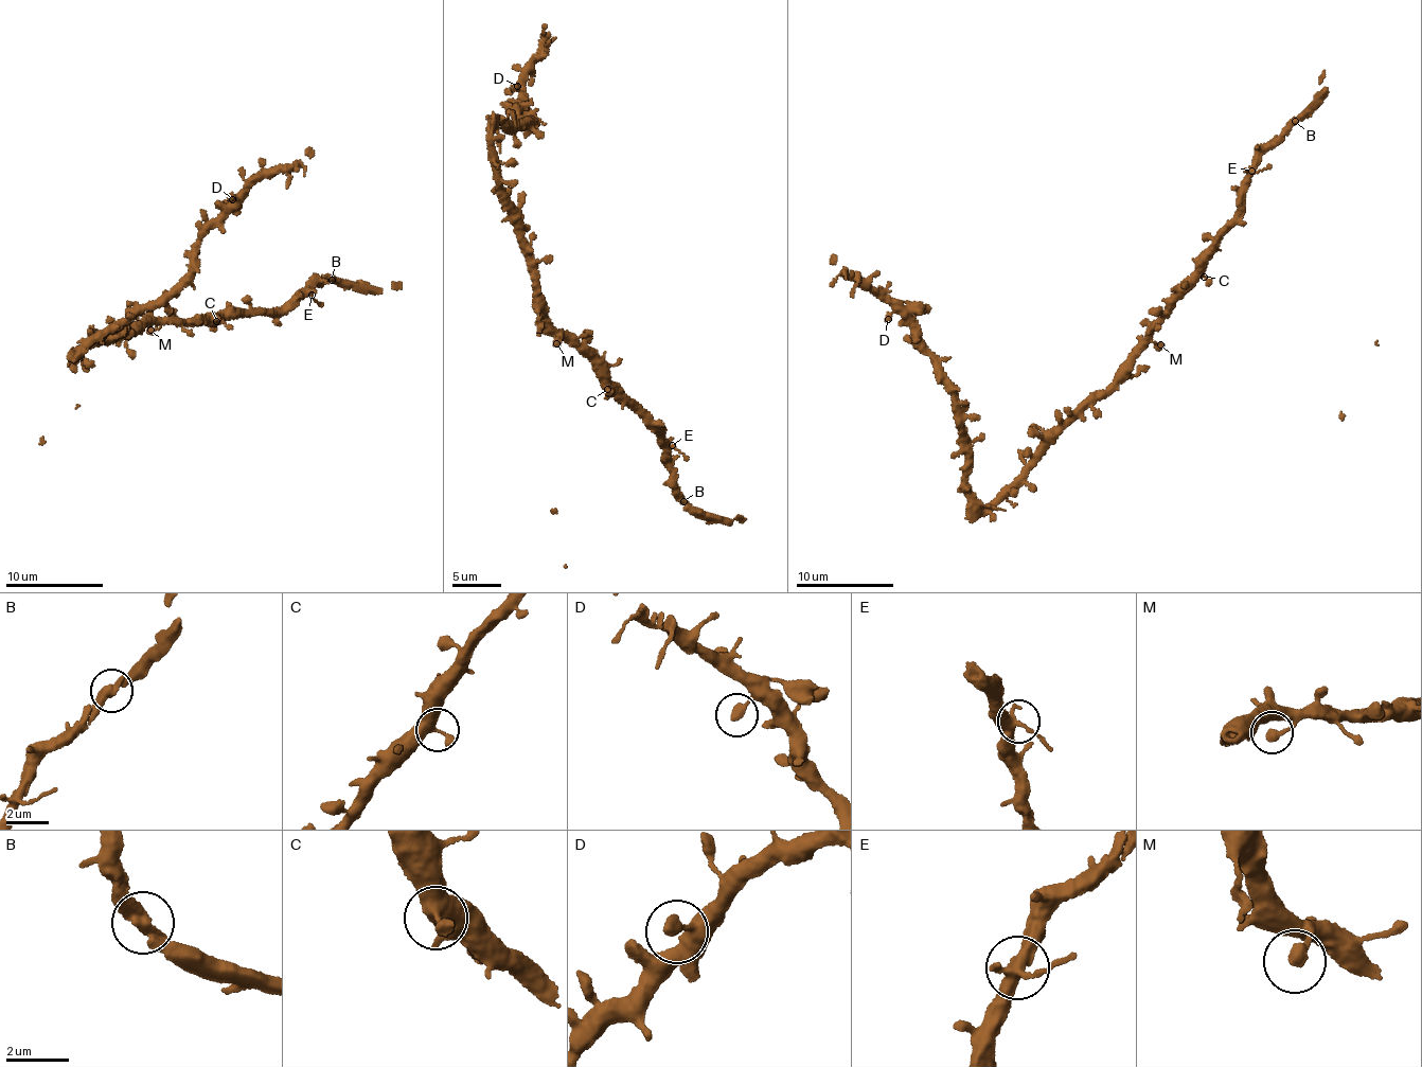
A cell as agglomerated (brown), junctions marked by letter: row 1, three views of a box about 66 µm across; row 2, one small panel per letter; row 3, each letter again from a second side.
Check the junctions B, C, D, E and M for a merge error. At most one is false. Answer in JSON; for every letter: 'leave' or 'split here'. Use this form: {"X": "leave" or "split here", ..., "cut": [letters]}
{"B": "leave", "C": "leave", "D": "leave", "E": "leave", "M": "leave", "cut": []}

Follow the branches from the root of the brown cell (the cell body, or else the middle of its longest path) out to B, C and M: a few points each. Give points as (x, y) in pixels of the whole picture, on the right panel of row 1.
B: (1073, 419), (1111, 387), (1167, 313), (1176, 292), (1196, 274), (1219, 235), (1236, 216), (1257, 156), (1295, 121)
C: (1073, 419), (1111, 387), (1172, 301), (1204, 277)
M: (1073, 419), (1111, 387), (1126, 362), (1151, 340), (1160, 344)

